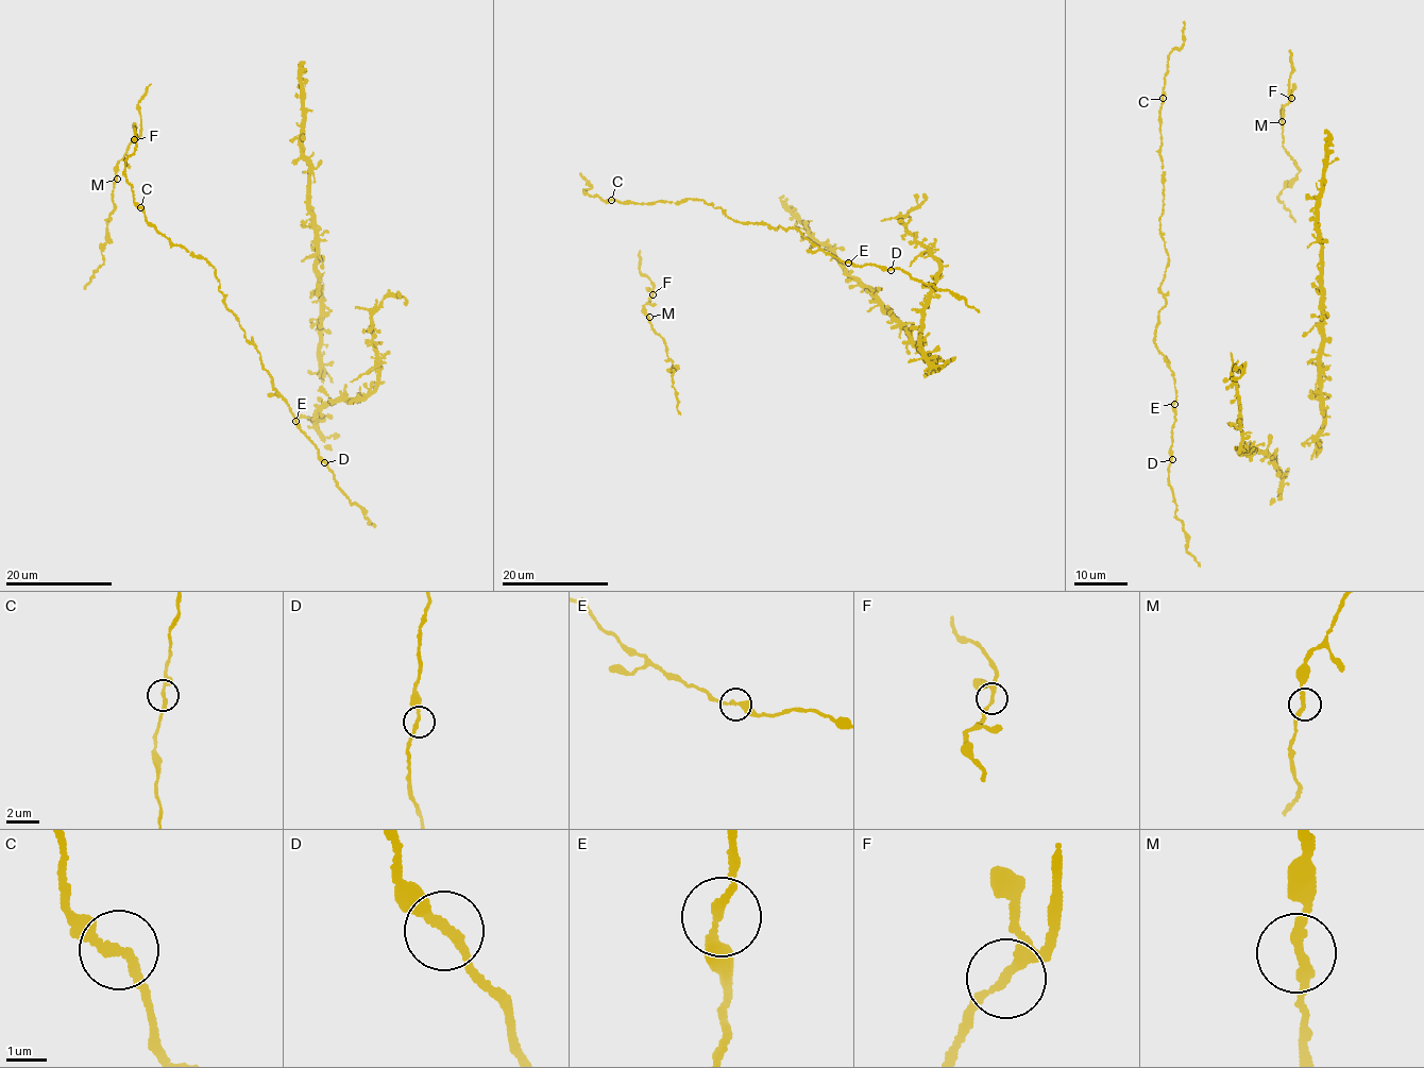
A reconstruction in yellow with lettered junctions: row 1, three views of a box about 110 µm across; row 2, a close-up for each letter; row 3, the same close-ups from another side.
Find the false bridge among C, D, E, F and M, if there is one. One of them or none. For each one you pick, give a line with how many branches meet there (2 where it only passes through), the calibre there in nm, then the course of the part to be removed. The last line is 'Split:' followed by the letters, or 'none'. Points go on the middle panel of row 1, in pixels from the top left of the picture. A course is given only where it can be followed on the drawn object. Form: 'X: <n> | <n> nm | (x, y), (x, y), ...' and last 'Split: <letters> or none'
Split: none

